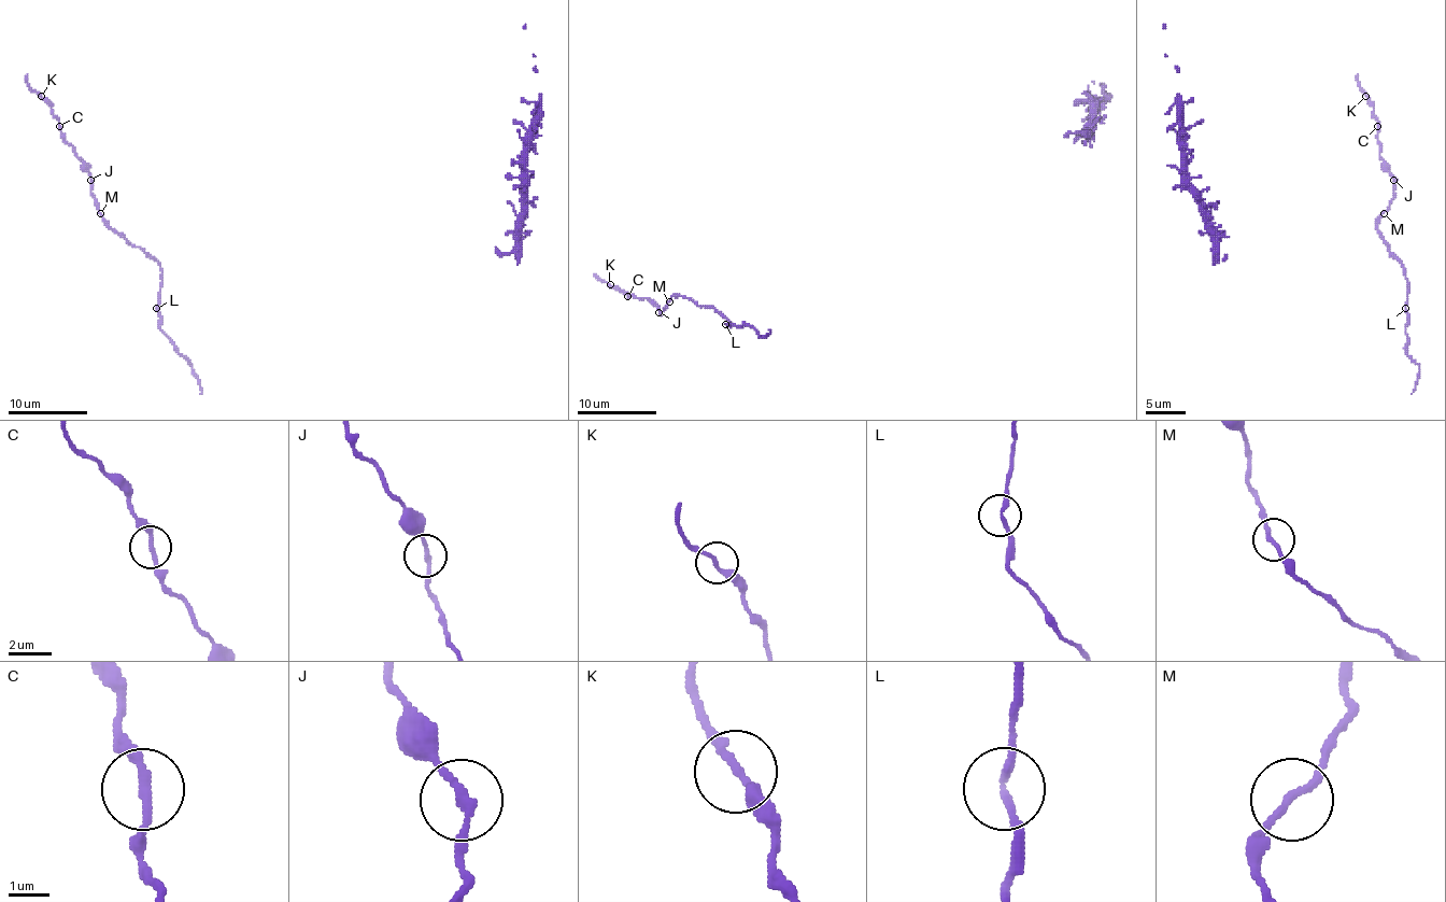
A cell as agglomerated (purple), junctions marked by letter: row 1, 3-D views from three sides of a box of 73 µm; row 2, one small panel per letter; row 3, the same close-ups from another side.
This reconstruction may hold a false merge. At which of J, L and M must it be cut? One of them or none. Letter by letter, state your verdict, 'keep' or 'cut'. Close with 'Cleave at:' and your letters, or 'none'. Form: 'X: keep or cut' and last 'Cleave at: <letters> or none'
J: keep
L: keep
M: keep
Cleave at: none

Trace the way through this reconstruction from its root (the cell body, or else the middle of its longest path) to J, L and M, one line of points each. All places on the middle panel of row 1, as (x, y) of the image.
J: (768, 334), (761, 337), (749, 325), (728, 325), (712, 308), (697, 306), (681, 296), (674, 296), (660, 312)
L: (768, 334), (761, 337), (749, 325), (725, 324)
M: (768, 334), (761, 337), (749, 325), (728, 325), (712, 308), (697, 306), (681, 296), (674, 296), (669, 301)

